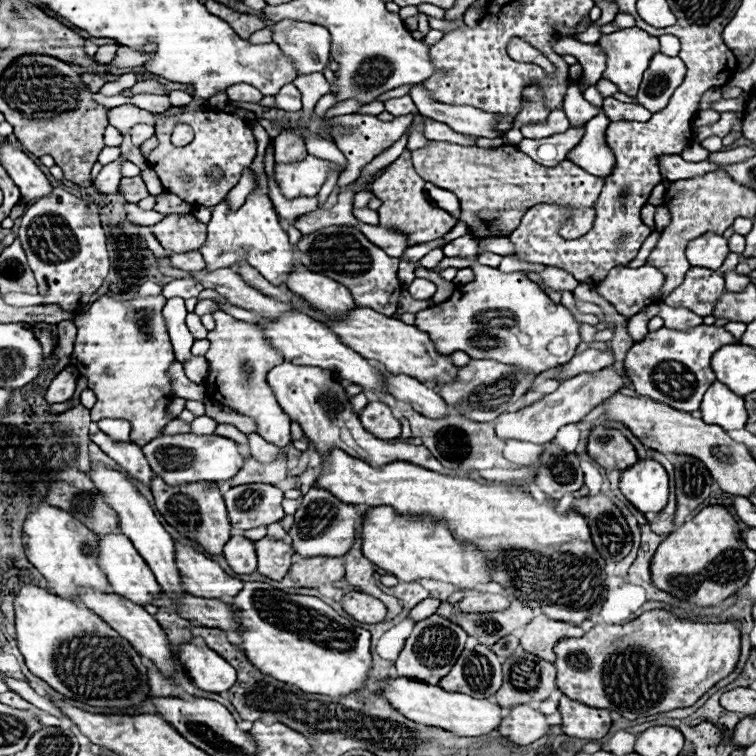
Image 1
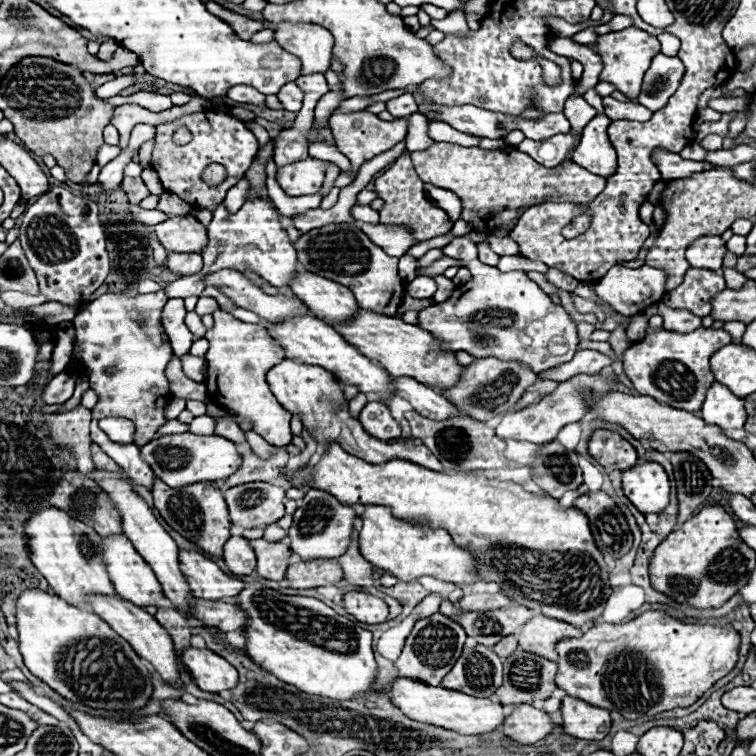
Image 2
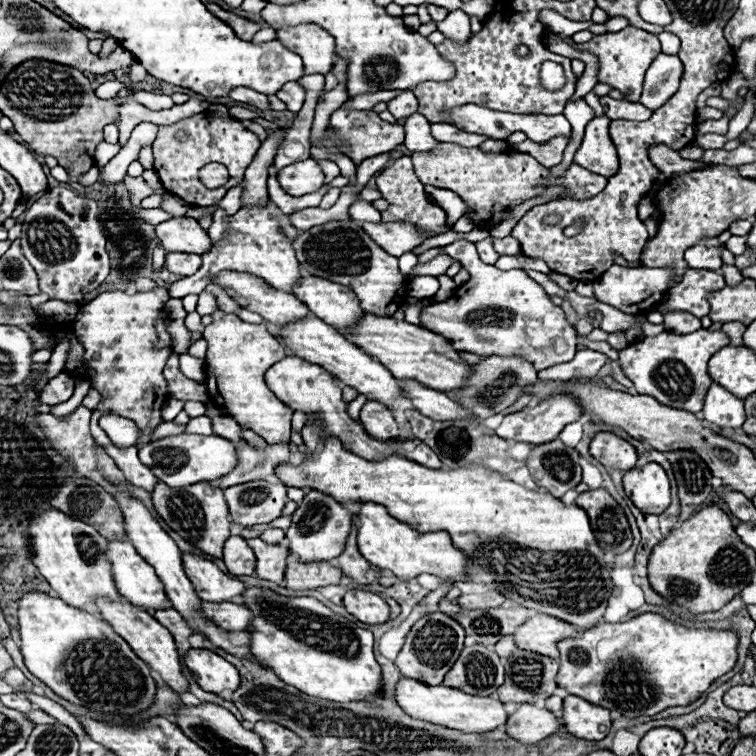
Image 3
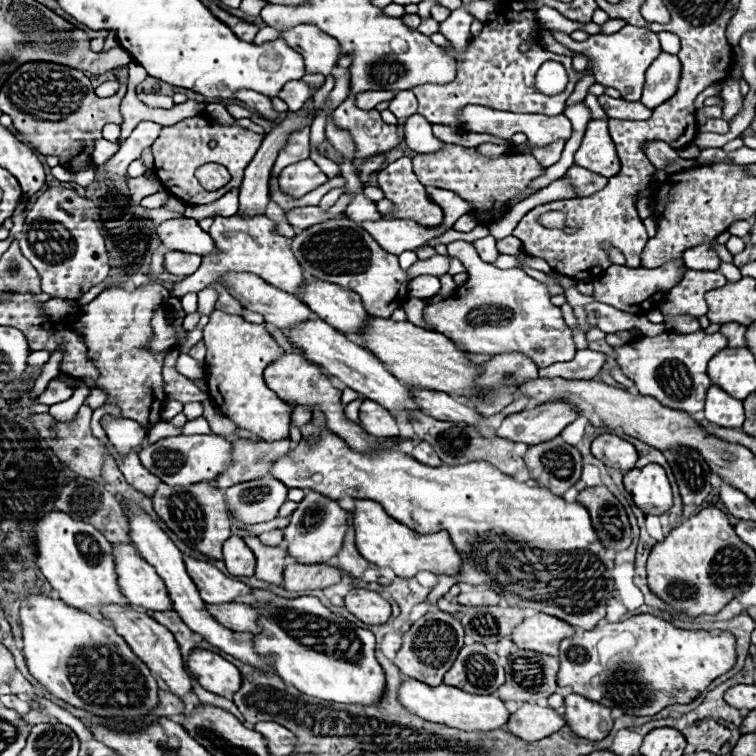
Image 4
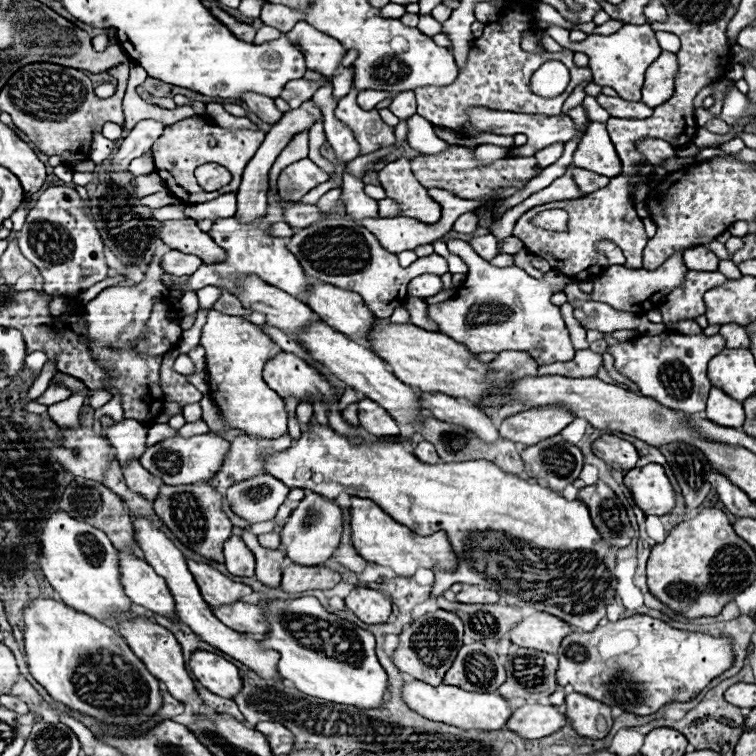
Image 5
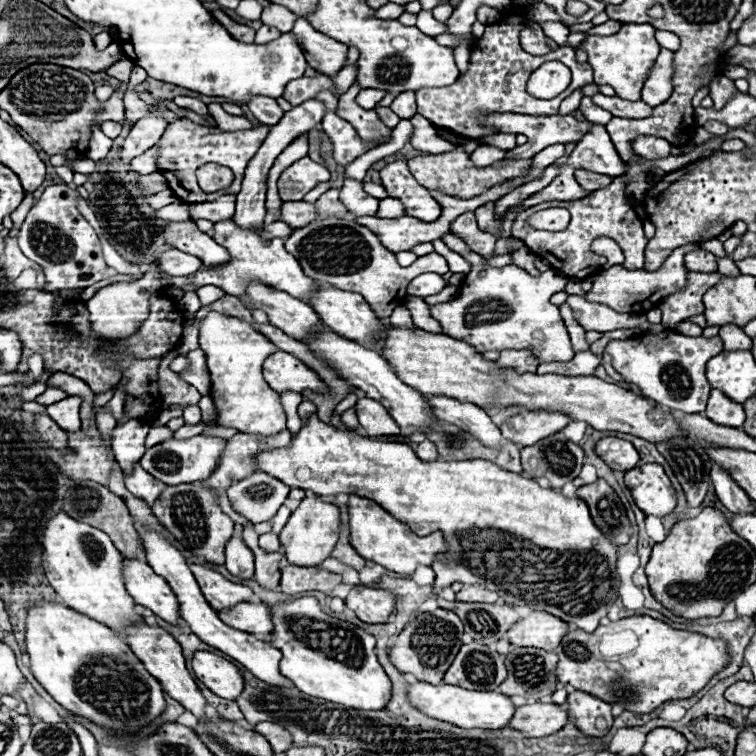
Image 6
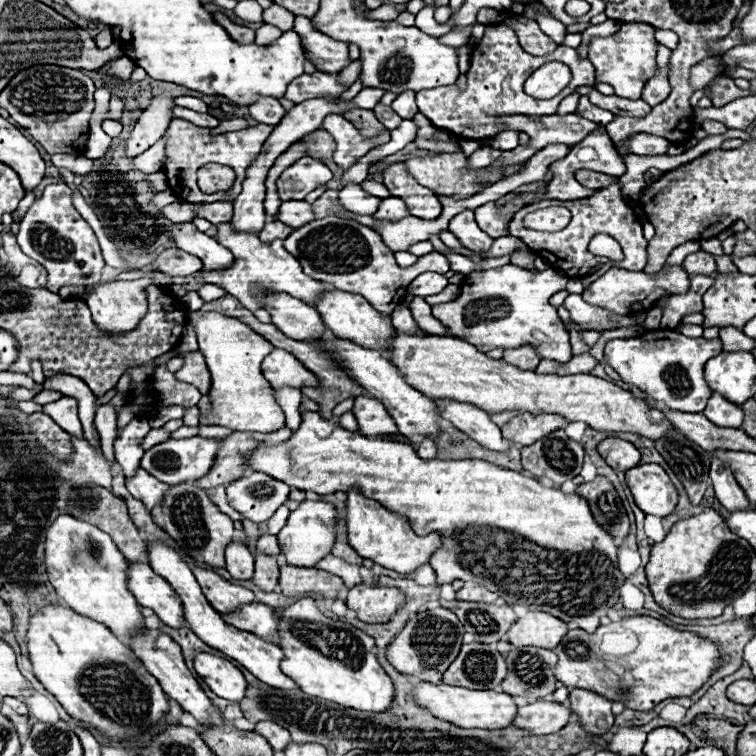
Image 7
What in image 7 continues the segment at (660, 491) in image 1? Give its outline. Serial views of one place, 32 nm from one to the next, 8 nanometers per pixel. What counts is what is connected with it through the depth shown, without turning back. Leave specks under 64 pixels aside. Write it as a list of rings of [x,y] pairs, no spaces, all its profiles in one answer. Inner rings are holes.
[[[640,464],[626,472],[638,508],[652,516],[668,516],[678,504],[678,490],[660,464]]]

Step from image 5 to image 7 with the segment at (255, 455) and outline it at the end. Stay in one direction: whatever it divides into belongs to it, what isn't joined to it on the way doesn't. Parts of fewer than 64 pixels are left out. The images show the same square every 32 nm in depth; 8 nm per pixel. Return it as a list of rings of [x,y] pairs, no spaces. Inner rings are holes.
[[[282,426],[280,430],[270,432],[270,434],[232,432],[230,436],[220,440],[222,446],[218,448],[218,454],[214,458],[214,466],[210,468],[210,472],[204,478],[196,480],[196,484],[204,490],[210,490],[216,486],[226,486],[226,484],[246,476],[250,470],[248,470],[248,466],[244,466],[242,454],[246,454],[248,450],[258,446],[258,442],[284,442],[290,434],[292,434],[292,430],[288,426]]]

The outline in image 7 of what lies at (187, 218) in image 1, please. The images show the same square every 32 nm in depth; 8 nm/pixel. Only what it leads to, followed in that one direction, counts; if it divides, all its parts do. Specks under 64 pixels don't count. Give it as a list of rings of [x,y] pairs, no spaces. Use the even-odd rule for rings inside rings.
[[[192,222],[188,224],[176,224],[170,230],[170,238],[176,242],[180,250],[186,250],[188,254],[194,254],[202,260],[204,270],[226,270],[234,264],[234,256],[228,248],[218,244],[212,236],[206,236],[204,232],[198,232]]]

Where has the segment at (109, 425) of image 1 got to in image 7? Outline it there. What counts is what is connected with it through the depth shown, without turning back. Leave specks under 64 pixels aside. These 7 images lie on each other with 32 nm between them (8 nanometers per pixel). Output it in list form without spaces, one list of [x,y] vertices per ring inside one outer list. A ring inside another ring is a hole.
[[[138,416],[134,418],[124,430],[118,430],[114,450],[116,450],[116,462],[122,466],[126,478],[134,478],[136,470],[140,468],[140,458],[144,450],[140,448],[142,436],[150,430],[148,418]]]

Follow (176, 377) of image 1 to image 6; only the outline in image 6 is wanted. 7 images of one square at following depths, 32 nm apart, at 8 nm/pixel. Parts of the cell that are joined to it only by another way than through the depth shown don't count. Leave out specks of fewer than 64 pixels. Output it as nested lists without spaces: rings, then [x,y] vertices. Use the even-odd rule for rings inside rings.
[[[162,360],[160,368],[158,368],[158,390],[160,390],[160,398],[162,404],[178,404],[178,406],[192,406],[198,404],[198,400],[202,398],[202,394],[188,382],[184,382],[176,372],[172,372],[168,368],[170,360]]]

